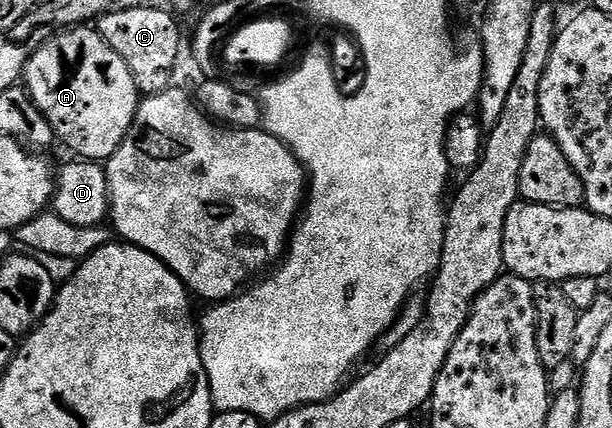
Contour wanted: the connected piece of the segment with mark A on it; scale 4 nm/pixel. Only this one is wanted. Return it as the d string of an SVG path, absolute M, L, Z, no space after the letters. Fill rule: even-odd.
M76 25L73 27L68 27L66 29L60 29L54 33L48 34L46 38L44 38L43 43L40 44L39 48L37 48L37 50L35 50L34 53L32 53L32 55L30 55L29 58L27 58L27 64L25 65L23 69L21 83L22 83L22 86L25 88L27 94L30 95L31 100L35 102L35 104L37 105L37 109L39 110L39 112L43 114L43 116L49 121L49 125L51 126L51 128L55 130L56 140L58 140L60 144L64 143L64 145L67 146L68 149L71 150L73 154L75 154L72 156L78 157L80 160L83 160L83 161L106 161L109 157L113 155L113 153L121 145L121 141L129 133L129 129L131 128L131 125L133 121L135 120L135 113L137 109L139 108L139 104L141 102L141 92L139 90L139 86L137 86L137 84L135 84L135 82L133 81L133 73L129 73L129 67L125 65L125 61L121 61L121 57L117 57L117 53L113 53L113 49L110 47L110 45L108 45L108 43L106 43L104 39L102 39L102 37L99 36L98 30L96 30L96 28L91 25Z

